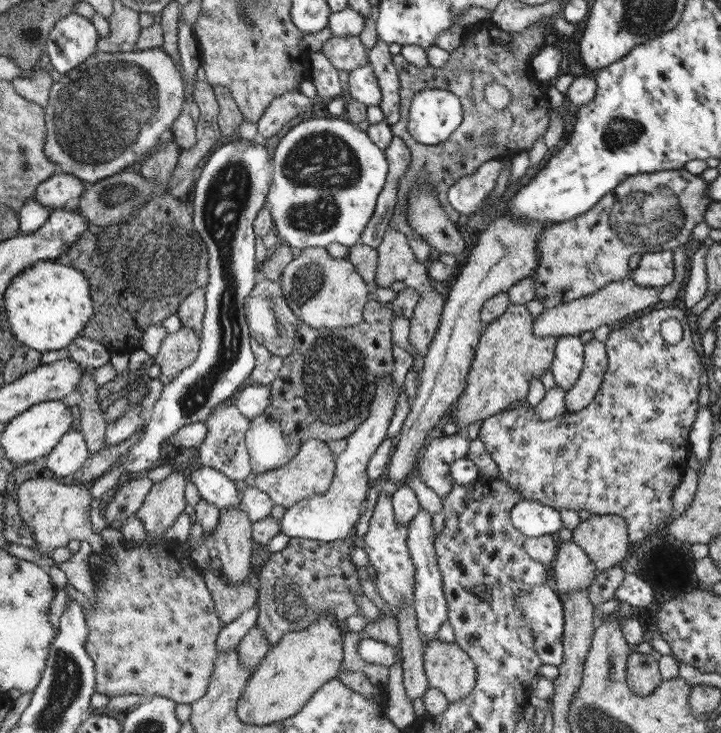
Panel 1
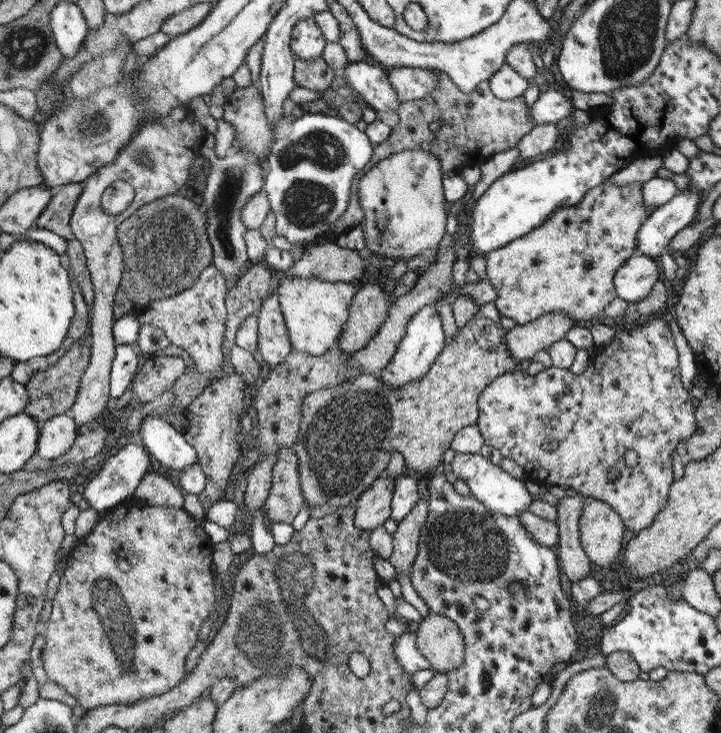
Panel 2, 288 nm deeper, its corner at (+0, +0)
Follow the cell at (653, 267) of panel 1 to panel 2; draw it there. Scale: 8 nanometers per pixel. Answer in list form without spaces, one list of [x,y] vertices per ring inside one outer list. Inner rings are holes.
[[[643,254],[631,256],[617,270],[617,278],[615,278],[617,298],[627,300],[629,304],[639,302],[651,294],[657,278],[659,278],[659,270],[657,270],[655,260],[651,260],[649,256],[643,256]]]

